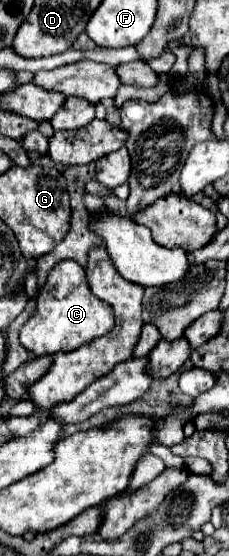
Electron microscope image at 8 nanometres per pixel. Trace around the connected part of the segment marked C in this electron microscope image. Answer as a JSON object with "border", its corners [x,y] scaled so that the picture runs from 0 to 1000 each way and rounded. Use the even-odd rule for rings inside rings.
{"border":[[[266,469],[214,491],[214,502],[162,538],[162,559],[92,588],[83,613],[118,631],[153,635],[153,642],[188,642],[240,635],[301,635],[441,603],[467,603],[493,588],[493,556],[397,527],[371,484],[328,469]]]}

